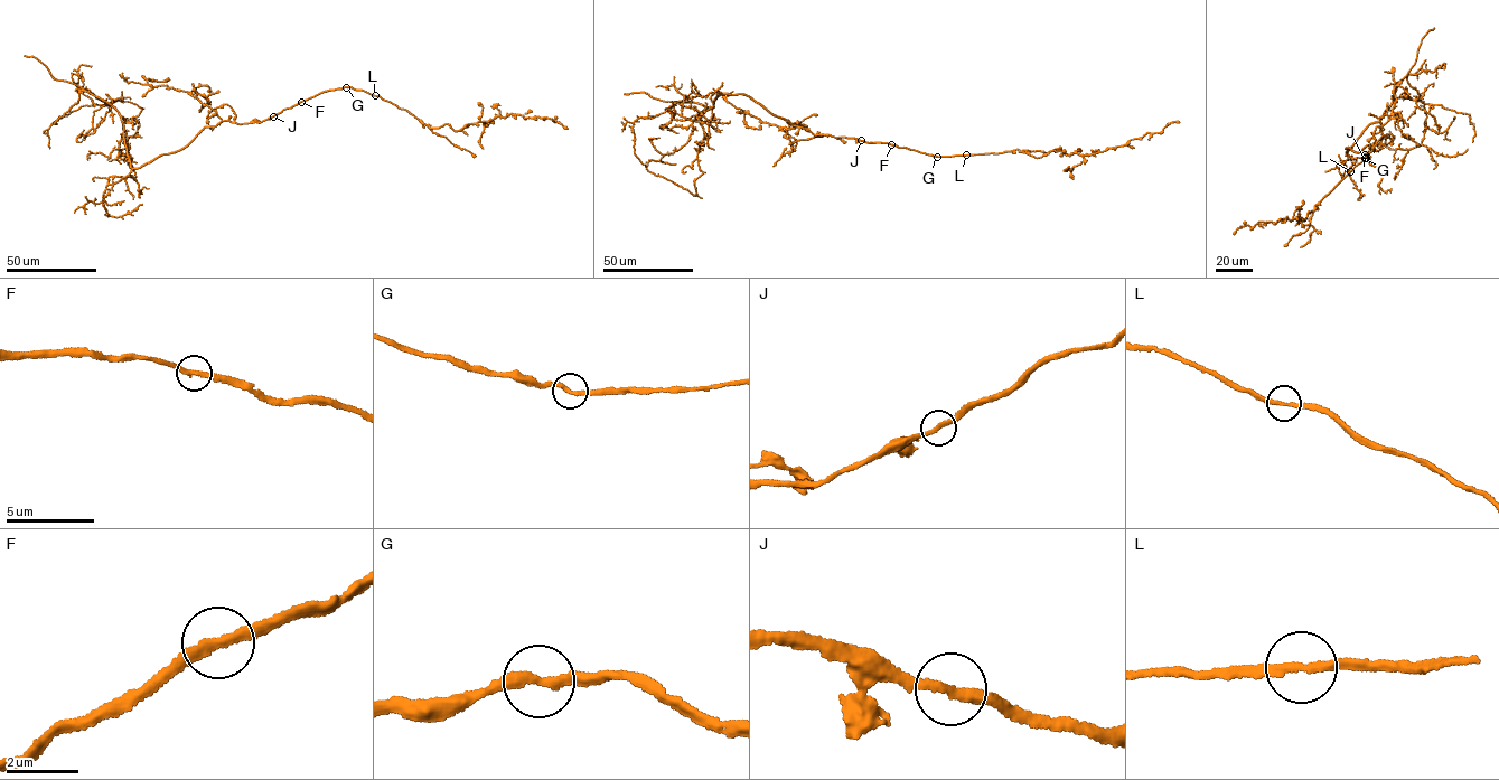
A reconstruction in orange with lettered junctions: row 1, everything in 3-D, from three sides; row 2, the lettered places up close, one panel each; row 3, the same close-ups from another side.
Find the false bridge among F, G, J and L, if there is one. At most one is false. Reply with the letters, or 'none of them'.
none of them

